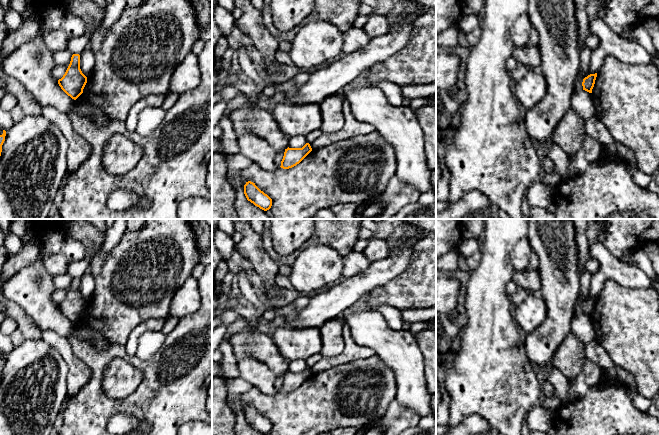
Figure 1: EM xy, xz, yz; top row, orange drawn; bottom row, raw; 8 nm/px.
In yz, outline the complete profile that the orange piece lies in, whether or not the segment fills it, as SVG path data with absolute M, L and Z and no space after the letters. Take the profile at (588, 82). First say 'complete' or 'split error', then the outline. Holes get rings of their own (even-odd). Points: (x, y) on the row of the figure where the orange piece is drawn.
complete; M597 73L590 74L587 77L585 77L582 82L583 90L592 93L592 89L595 84L596 77L597 77Z

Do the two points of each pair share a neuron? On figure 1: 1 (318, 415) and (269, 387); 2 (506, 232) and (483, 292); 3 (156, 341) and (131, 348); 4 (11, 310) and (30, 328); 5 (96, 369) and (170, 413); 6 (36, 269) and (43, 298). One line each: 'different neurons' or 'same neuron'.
1: different neurons
2: same neuron
3: different neurons
4: same neuron
5: same neuron
6: same neuron

